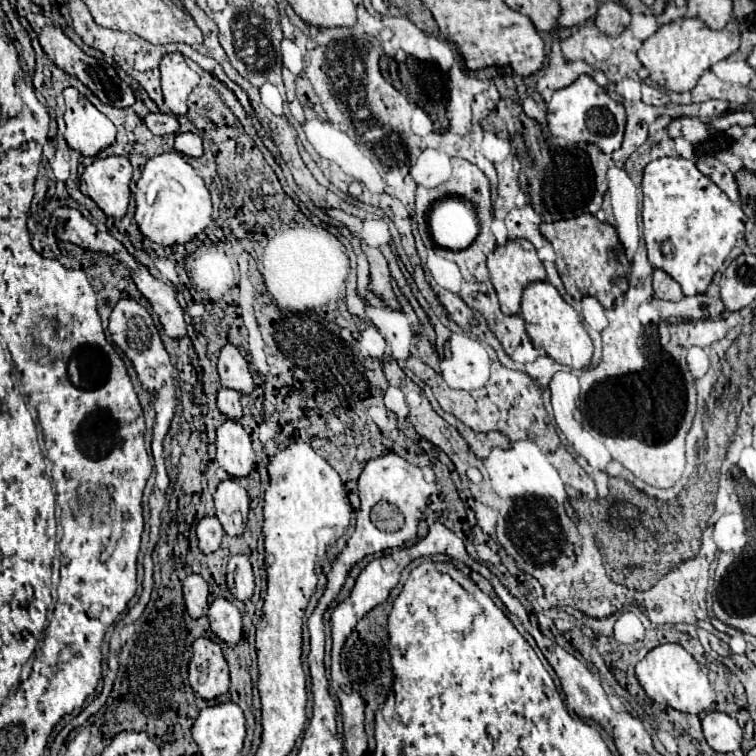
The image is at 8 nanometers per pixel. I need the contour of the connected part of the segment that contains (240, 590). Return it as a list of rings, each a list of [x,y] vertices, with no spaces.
[[[233,555],[227,565],[227,589],[239,601],[249,601],[254,593],[254,574],[245,555]]]

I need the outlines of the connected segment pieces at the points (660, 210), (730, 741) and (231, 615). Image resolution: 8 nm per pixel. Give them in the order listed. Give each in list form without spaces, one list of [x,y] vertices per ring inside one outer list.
[[[683,157],[655,159],[645,167],[643,173],[643,237],[647,243],[649,261],[653,267],[667,271],[683,289],[685,295],[705,293],[717,269],[721,269],[725,257],[733,249],[737,235],[745,231],[745,213],[739,203],[727,199],[727,195],[707,179],[693,161]]]
[[[709,711],[703,717],[703,737],[711,749],[719,753],[731,753],[741,745],[741,727],[727,713]]]
[[[215,599],[207,611],[211,631],[217,639],[225,641],[229,647],[235,647],[241,639],[241,613],[227,599]]]

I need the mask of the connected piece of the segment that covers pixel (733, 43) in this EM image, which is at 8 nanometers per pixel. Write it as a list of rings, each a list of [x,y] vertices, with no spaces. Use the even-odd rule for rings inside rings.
[[[679,19],[659,27],[655,35],[643,41],[643,47],[639,49],[637,55],[643,67],[649,69],[653,83],[669,91],[685,93],[697,85],[705,69],[715,65],[719,59],[733,55],[739,49],[739,39],[741,37],[739,37],[739,29],[735,21],[727,23],[727,27],[719,31],[713,31],[701,19]]]

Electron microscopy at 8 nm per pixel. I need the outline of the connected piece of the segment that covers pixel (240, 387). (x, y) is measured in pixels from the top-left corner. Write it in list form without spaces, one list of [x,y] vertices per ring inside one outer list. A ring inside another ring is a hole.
[[[225,345],[221,349],[217,369],[219,369],[221,385],[225,389],[235,389],[243,395],[249,395],[255,389],[253,377],[249,373],[249,363],[245,361],[245,357],[239,353],[235,345]]]

